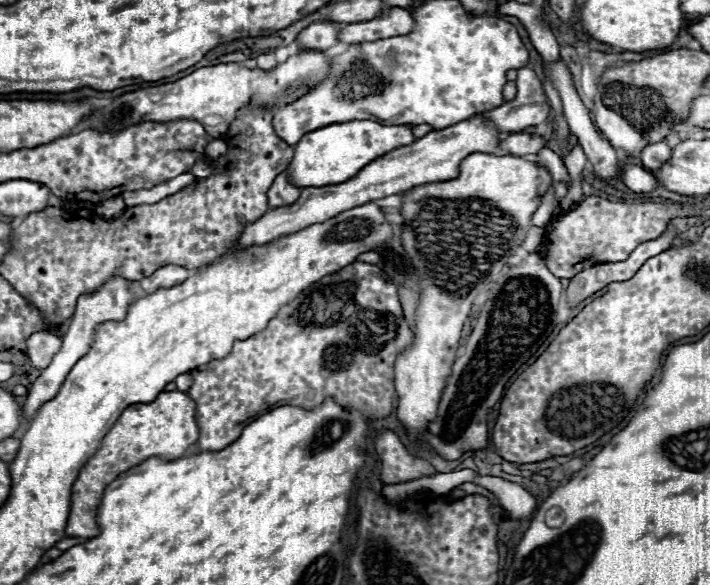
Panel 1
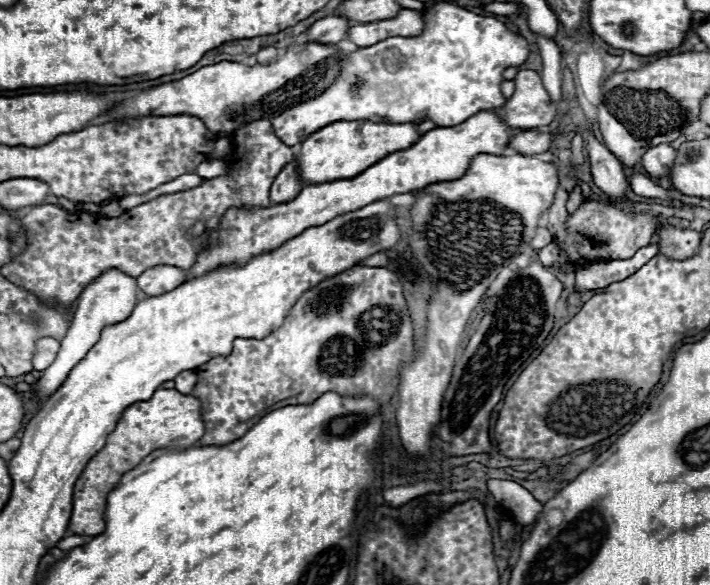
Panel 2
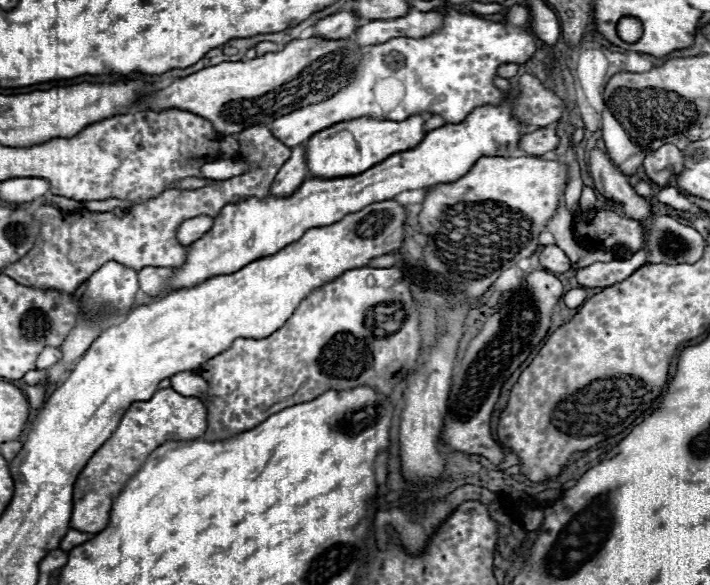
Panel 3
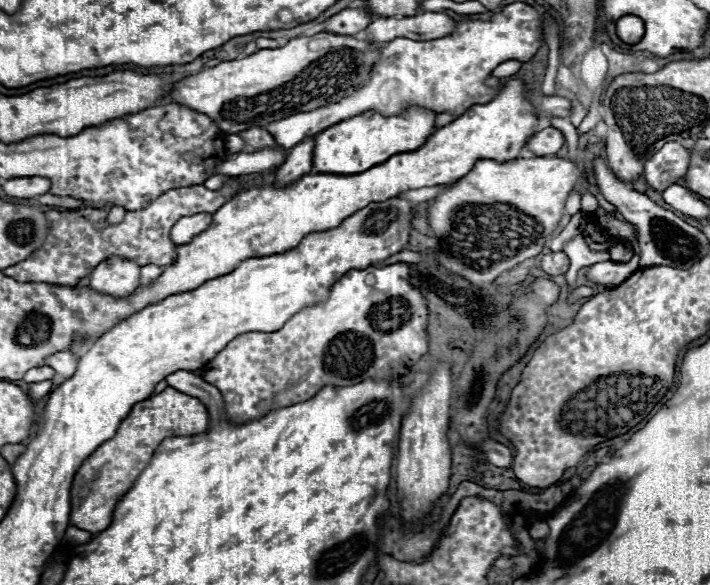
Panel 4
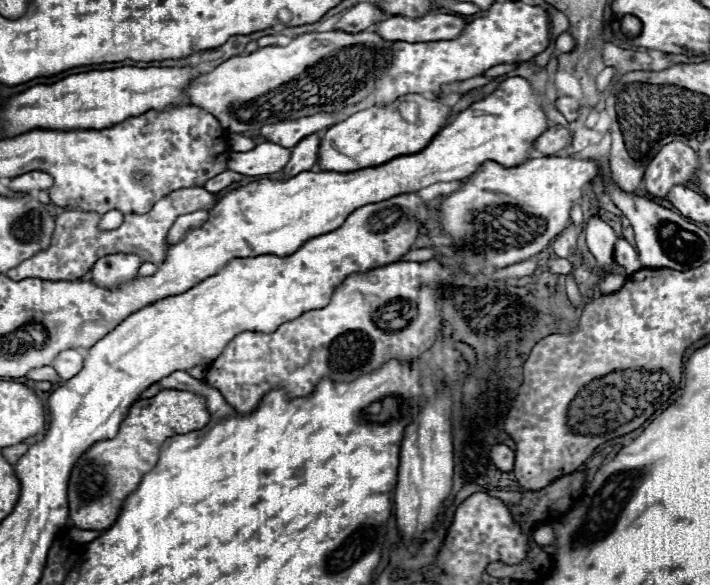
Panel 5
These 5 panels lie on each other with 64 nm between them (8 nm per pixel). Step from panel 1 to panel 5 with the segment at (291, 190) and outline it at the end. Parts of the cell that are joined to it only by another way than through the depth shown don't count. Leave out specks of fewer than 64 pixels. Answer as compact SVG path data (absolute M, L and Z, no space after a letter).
M318 134L306 136L302 142L298 142L292 148L292 156L290 156L288 164L282 168L284 178L292 178L300 172L312 170L312 166L316 164L316 158L318 158L318 146L320 146L320 136Z

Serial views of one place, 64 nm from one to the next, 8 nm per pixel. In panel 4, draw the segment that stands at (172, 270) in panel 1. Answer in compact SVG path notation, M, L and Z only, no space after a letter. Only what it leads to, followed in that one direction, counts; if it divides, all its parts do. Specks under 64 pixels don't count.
M154 264L144 266L144 268L140 270L140 284L142 284L142 286L152 284L160 274L162 274L162 268L160 268L160 266L154 266Z

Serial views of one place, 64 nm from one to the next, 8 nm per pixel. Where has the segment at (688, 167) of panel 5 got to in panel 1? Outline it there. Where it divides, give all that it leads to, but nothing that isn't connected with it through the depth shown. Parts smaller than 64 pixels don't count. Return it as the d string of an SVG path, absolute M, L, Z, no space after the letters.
M654 142L654 144L648 144L640 152L640 160L642 160L644 168L656 170L656 168L660 168L660 164L664 164L664 160L668 160L670 154L672 154L672 150L666 142Z

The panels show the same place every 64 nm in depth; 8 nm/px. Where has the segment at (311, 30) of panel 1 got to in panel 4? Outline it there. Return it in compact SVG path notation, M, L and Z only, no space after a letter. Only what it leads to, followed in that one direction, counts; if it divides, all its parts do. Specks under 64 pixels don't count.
M346 8L326 20L324 32L352 36L352 34L362 32L372 20L374 20L374 16L370 16L364 8Z

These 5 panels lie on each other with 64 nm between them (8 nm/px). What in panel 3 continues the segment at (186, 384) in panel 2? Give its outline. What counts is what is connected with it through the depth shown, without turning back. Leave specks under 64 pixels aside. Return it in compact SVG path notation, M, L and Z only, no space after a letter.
M178 372L170 380L172 380L172 388L176 392L180 392L182 396L196 396L196 398L200 398L202 392L206 390L206 382L198 374L194 374L194 372Z

